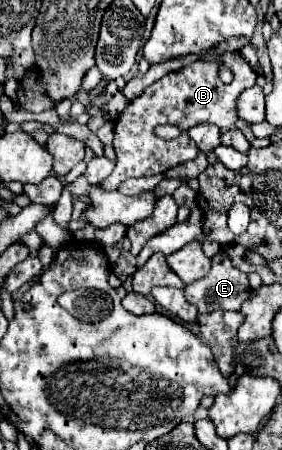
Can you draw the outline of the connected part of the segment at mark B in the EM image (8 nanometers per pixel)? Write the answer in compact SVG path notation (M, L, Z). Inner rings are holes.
M235 51L235 53L223 53L223 65L227 65L233 73L235 73L235 79L233 83L223 83L217 75L219 71L219 65L217 63L205 63L205 61L195 61L175 73L169 73L165 77L161 77L159 81L155 81L153 85L149 85L137 99L133 99L127 109L121 113L121 117L115 121L115 139L113 139L113 147L115 147L115 153L117 153L117 165L113 169L113 173L101 183L105 189L117 189L125 179L129 177L149 177L149 175L161 175L165 173L167 169L179 165L179 163L185 163L185 161L191 161L199 155L199 147L189 139L187 135L187 129L193 127L193 125L199 125L199 123L215 123L221 131L227 131L227 129L233 129L235 123L237 123L237 111L235 111L235 105L237 105L237 97L241 95L243 89L249 89L255 85L255 79L257 79L257 73L249 67L249 63ZM163 123L171 123L171 125L177 125L181 129L181 135L177 139L171 139L171 141L165 141L161 137L157 137L153 133L153 129L157 125L163 125Z

